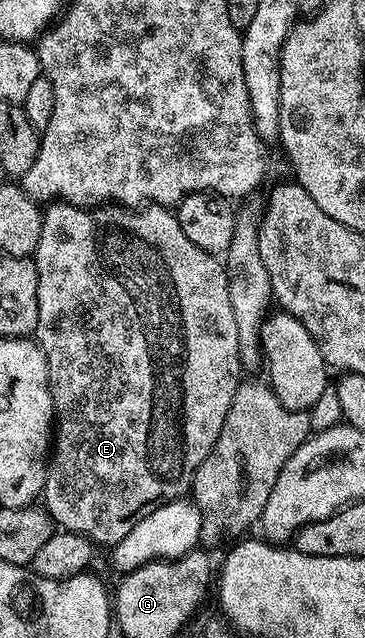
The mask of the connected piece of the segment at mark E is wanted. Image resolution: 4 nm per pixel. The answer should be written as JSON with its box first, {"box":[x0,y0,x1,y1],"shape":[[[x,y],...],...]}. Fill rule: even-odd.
{"box":[33,202,241,546],"shape":[[[62,202],[48,208],[51,209],[43,212],[41,238],[33,253],[39,303],[39,317],[33,336],[45,354],[47,385],[51,401],[55,403],[53,451],[49,456],[41,504],[60,529],[88,537],[99,546],[114,546],[125,538],[125,534],[129,534],[129,530],[133,530],[133,526],[137,526],[137,522],[149,518],[153,510],[190,493],[197,466],[201,466],[213,450],[217,434],[221,434],[221,426],[225,426],[233,394],[241,383],[237,318],[233,318],[233,302],[229,302],[226,267],[220,257],[209,255],[201,250],[201,246],[193,246],[193,242],[185,238],[185,230],[181,230],[174,211],[163,206],[147,206],[135,211],[119,206],[88,210]]]}

